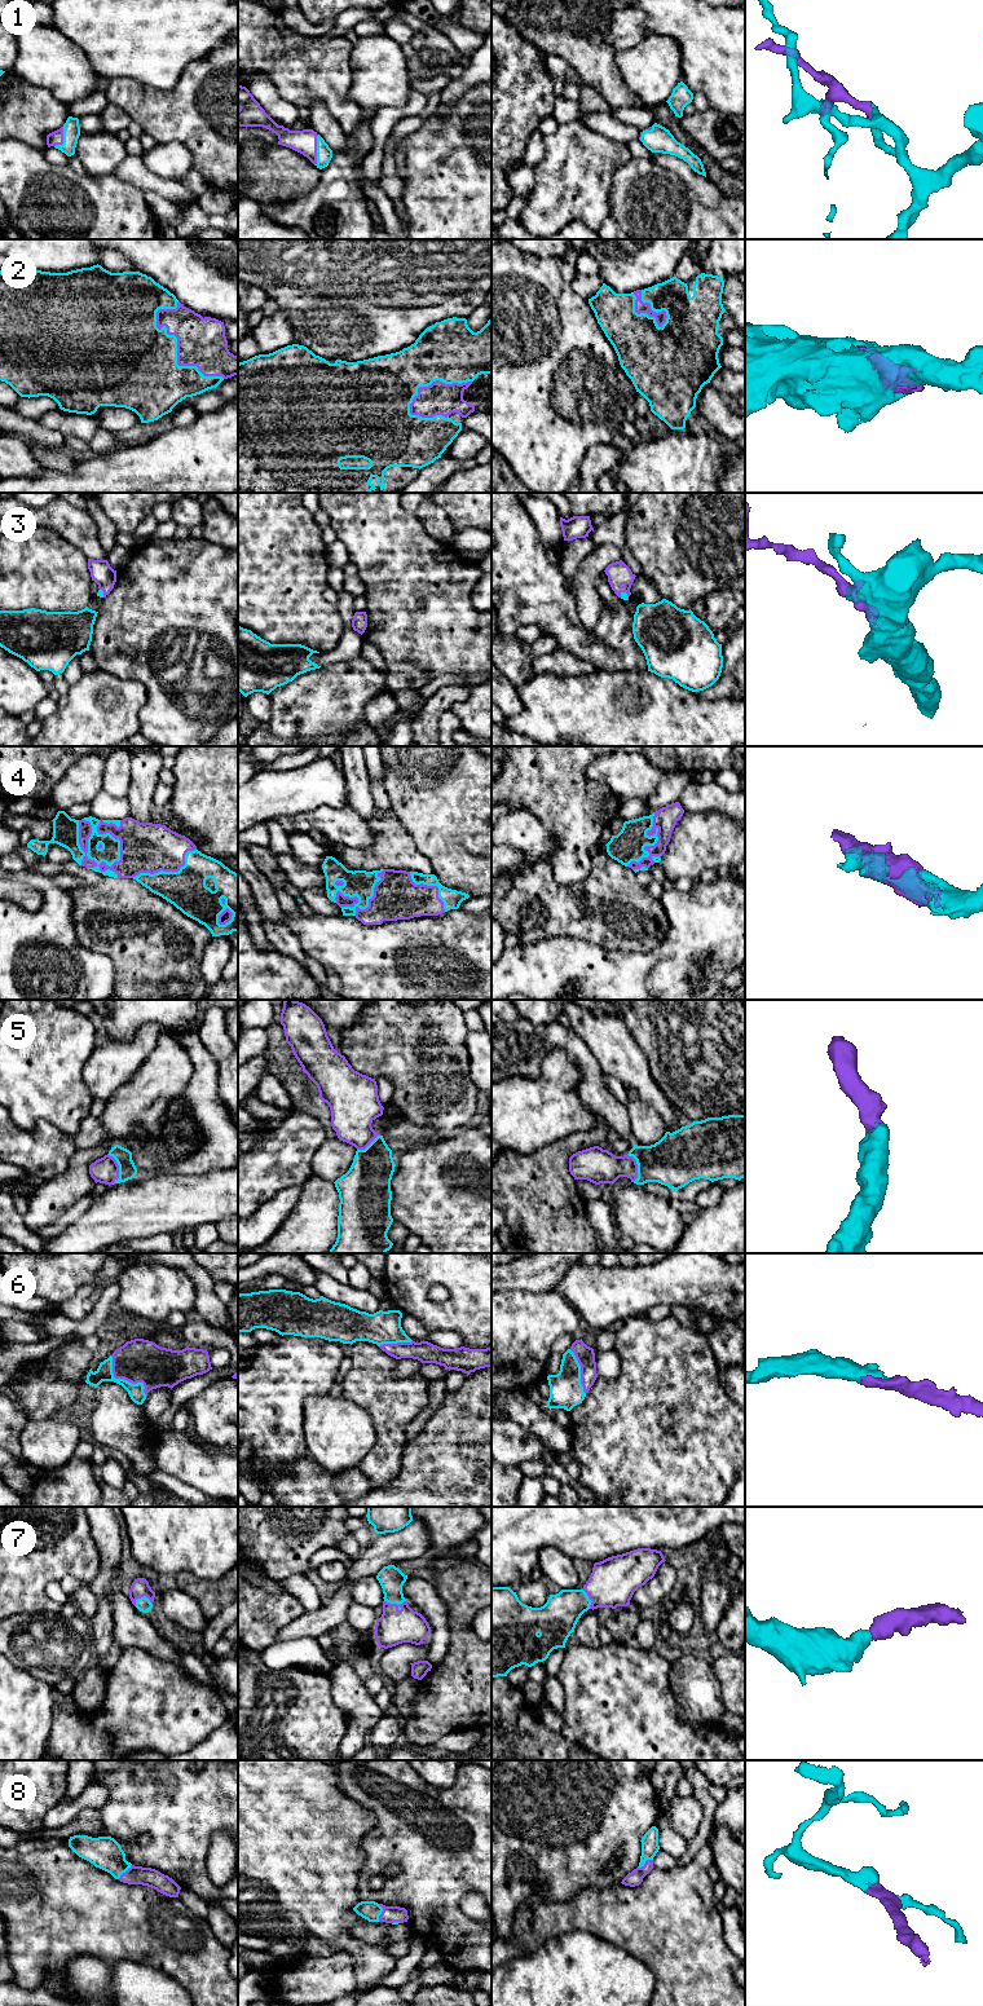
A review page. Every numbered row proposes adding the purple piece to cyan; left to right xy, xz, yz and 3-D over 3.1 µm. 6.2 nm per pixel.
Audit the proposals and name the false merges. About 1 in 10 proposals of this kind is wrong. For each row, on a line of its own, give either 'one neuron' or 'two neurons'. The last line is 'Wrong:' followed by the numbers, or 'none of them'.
1: one neuron
2: one neuron
3: one neuron
4: one neuron
5: one neuron
6: one neuron
7: one neuron
8: one neuron
Wrong: none of them

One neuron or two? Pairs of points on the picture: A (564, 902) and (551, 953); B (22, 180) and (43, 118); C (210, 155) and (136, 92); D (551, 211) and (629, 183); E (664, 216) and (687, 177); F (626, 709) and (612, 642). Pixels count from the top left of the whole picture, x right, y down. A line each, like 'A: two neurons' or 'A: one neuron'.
A: two neurons
B: two neurons
C: one neuron
D: two neurons
E: two neurons
F: two neurons

